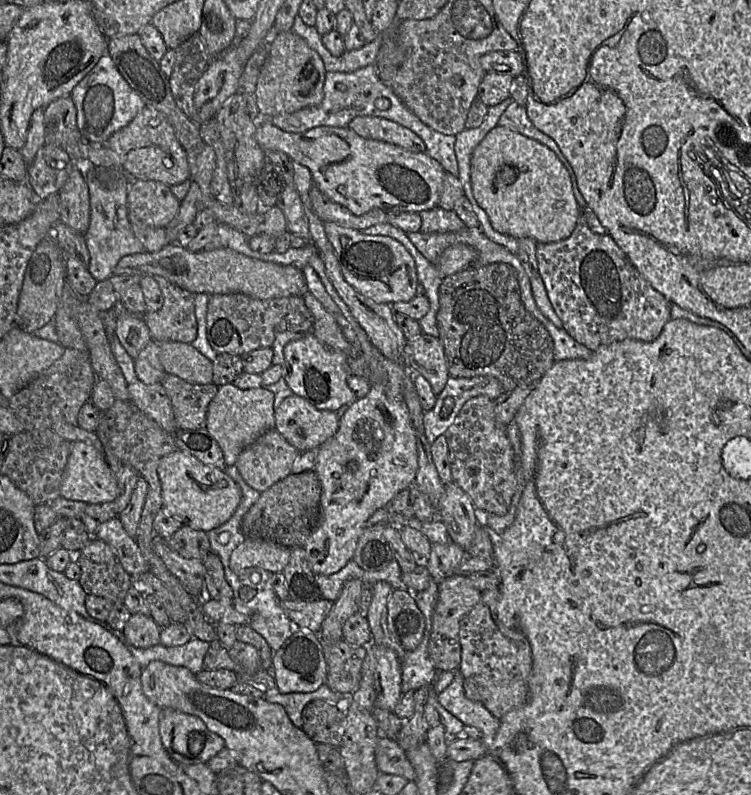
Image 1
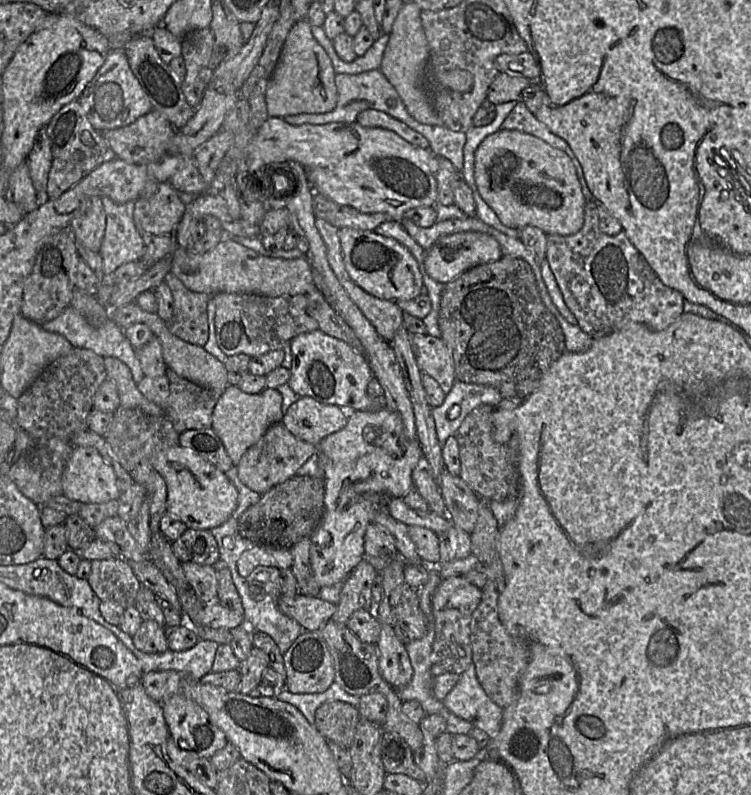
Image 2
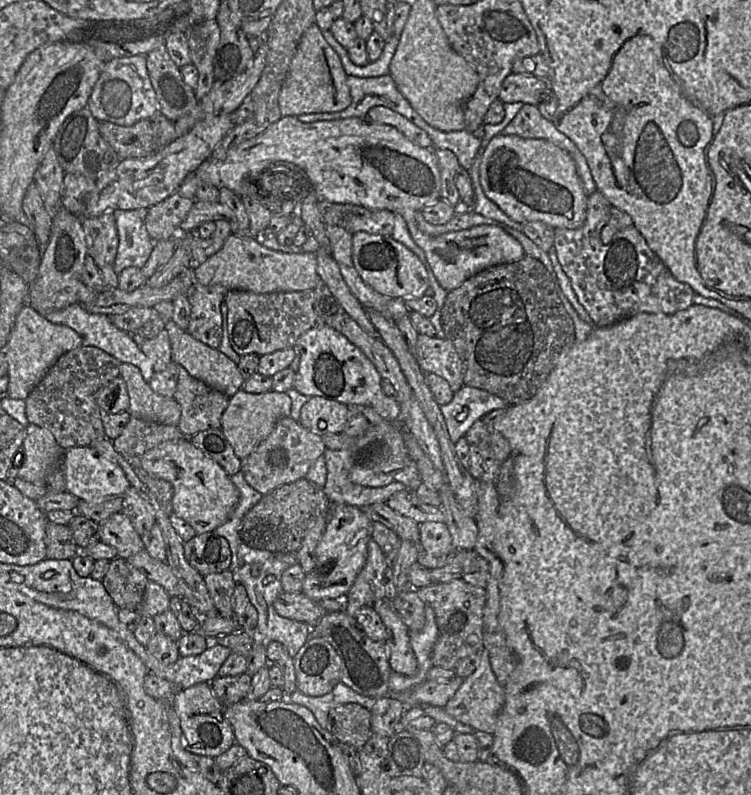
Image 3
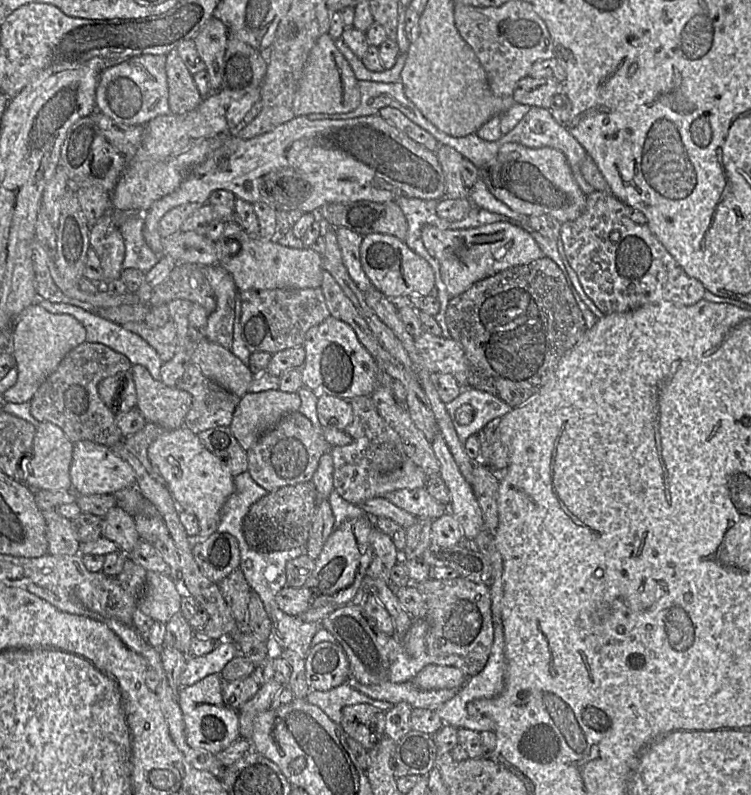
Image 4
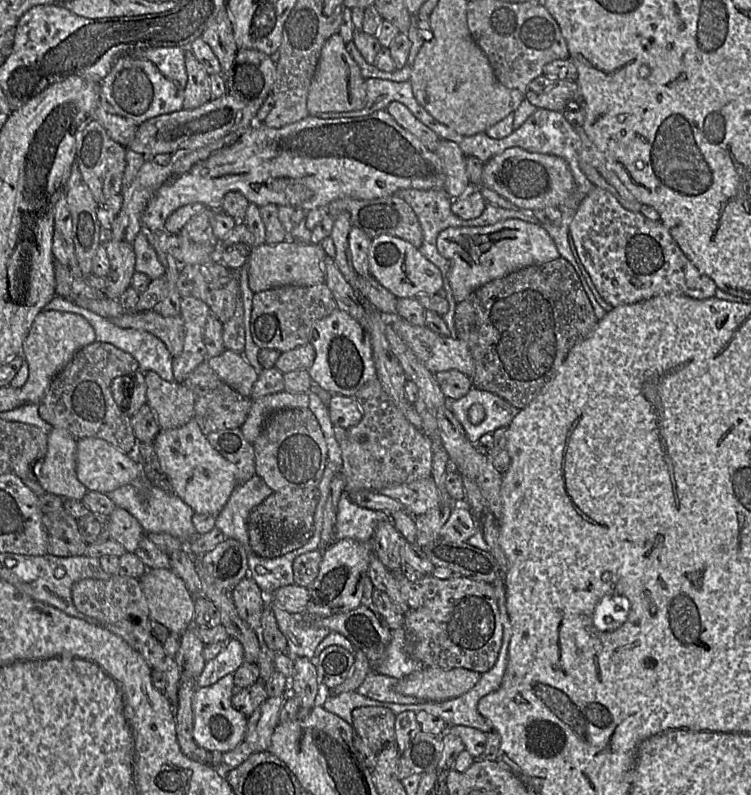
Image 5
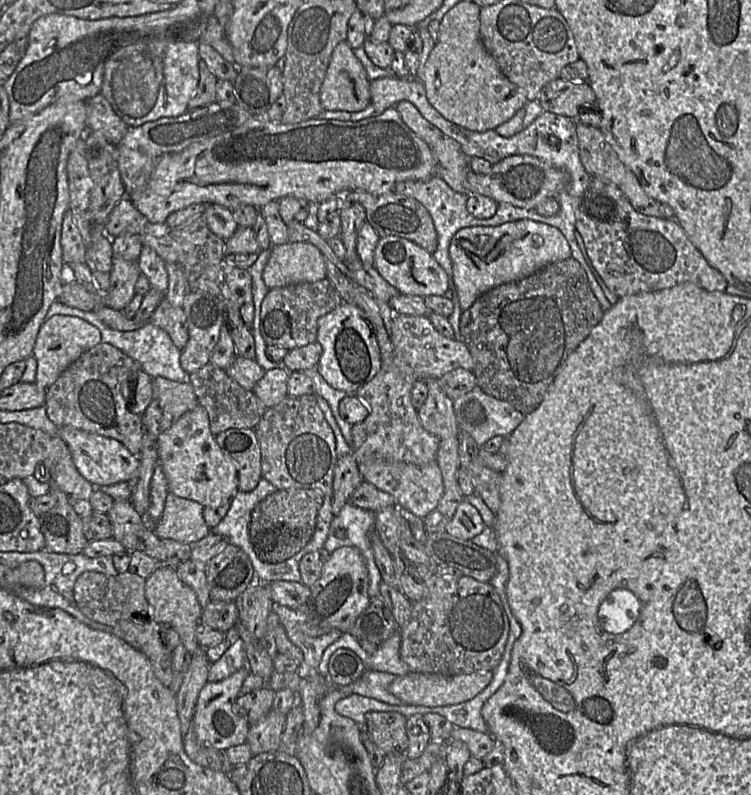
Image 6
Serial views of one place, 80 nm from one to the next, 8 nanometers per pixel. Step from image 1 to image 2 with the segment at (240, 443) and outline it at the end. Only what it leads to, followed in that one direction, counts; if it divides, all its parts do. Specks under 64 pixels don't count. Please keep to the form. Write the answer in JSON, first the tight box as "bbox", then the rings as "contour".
{"bbox":[211,385,283,465],"contour":[[[228,385],[214,407],[211,429],[221,439],[233,465],[237,465],[243,454],[254,445],[277,422],[281,422],[283,398],[277,389],[265,388],[259,393],[243,392],[237,385]]]}

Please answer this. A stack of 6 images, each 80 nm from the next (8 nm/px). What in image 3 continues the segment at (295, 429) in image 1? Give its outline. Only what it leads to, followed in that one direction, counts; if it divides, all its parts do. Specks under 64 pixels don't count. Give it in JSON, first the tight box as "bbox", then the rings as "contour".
{"bbox":[298,396,349,436],"contour":[[[311,396],[301,407],[298,422],[319,436],[341,433],[349,418],[347,405],[320,396]]]}

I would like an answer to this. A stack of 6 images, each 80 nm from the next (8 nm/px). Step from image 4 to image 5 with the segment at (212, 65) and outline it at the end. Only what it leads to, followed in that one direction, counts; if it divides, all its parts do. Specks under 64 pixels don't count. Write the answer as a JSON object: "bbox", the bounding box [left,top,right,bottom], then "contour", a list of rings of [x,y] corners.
{"bbox":[200,6,238,72],"contour":[[[226,6],[218,12],[200,38],[211,47],[223,72],[228,70],[235,59],[238,47],[234,39],[231,17]]]}

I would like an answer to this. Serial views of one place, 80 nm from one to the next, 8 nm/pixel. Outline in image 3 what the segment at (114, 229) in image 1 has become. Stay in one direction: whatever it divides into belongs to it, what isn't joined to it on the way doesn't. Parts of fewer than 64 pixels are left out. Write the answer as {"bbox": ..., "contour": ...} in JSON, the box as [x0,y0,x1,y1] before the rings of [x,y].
{"bbox":[112,209,154,274],"contour":[[[146,209],[115,210],[119,244],[112,268],[119,274],[123,269],[136,267],[141,269],[149,259],[154,240],[145,226]]]}

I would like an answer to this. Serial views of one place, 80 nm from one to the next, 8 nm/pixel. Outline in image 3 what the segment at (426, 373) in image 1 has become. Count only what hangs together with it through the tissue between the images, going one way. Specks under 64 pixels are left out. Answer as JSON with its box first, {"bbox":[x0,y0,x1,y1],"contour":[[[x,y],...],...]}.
{"bbox":[416,334,463,392],"contour":[[[419,334],[416,359],[424,373],[444,378],[453,392],[463,385],[463,364],[451,341]]]}

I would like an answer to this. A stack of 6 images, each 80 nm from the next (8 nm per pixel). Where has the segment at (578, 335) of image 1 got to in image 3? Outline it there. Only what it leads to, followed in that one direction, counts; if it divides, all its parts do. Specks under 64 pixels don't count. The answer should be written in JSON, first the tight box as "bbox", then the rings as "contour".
{"bbox":[553,191,694,327],"contour":[[[595,191],[587,197],[587,215],[581,227],[555,229],[553,247],[558,262],[590,323],[607,327],[639,313],[671,315],[690,307],[694,290],[675,279],[633,225],[619,230],[608,243],[603,242],[601,232],[612,207],[601,192]]]}

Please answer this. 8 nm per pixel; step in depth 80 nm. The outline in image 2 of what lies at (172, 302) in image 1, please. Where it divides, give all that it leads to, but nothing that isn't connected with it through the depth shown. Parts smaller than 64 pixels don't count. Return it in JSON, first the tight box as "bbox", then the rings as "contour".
{"bbox":[164,273,215,347],"contour":[[[169,273],[164,280],[173,296],[173,316],[167,323],[169,331],[180,339],[203,347],[210,334],[215,334],[215,305],[212,295],[189,290]]]}

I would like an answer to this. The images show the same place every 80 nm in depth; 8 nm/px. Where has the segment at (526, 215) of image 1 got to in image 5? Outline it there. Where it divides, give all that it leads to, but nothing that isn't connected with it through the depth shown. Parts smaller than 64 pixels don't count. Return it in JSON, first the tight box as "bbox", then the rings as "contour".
{"bbox":[479,147,574,211],"contour":[[[512,147],[483,164],[479,186],[490,189],[519,210],[535,211],[547,207],[561,209],[573,194],[574,179],[563,158]]]}

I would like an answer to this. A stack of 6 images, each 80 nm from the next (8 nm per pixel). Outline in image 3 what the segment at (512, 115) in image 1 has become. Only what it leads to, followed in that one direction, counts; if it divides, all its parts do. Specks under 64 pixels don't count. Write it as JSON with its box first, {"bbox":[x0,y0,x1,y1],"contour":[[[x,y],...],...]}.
{"bbox":[501,104,597,197],"contour":[[[524,104],[517,115],[513,118],[513,120],[501,132],[501,134],[516,135],[522,138],[529,139],[544,139],[560,147],[561,149],[566,151],[574,160],[578,177],[581,181],[581,185],[585,191],[586,196],[588,197],[593,192],[597,191],[596,184],[593,180],[591,171],[583,154],[579,151],[572,140],[570,140],[565,134],[557,129],[556,124],[552,120],[542,115],[536,105]]]}

